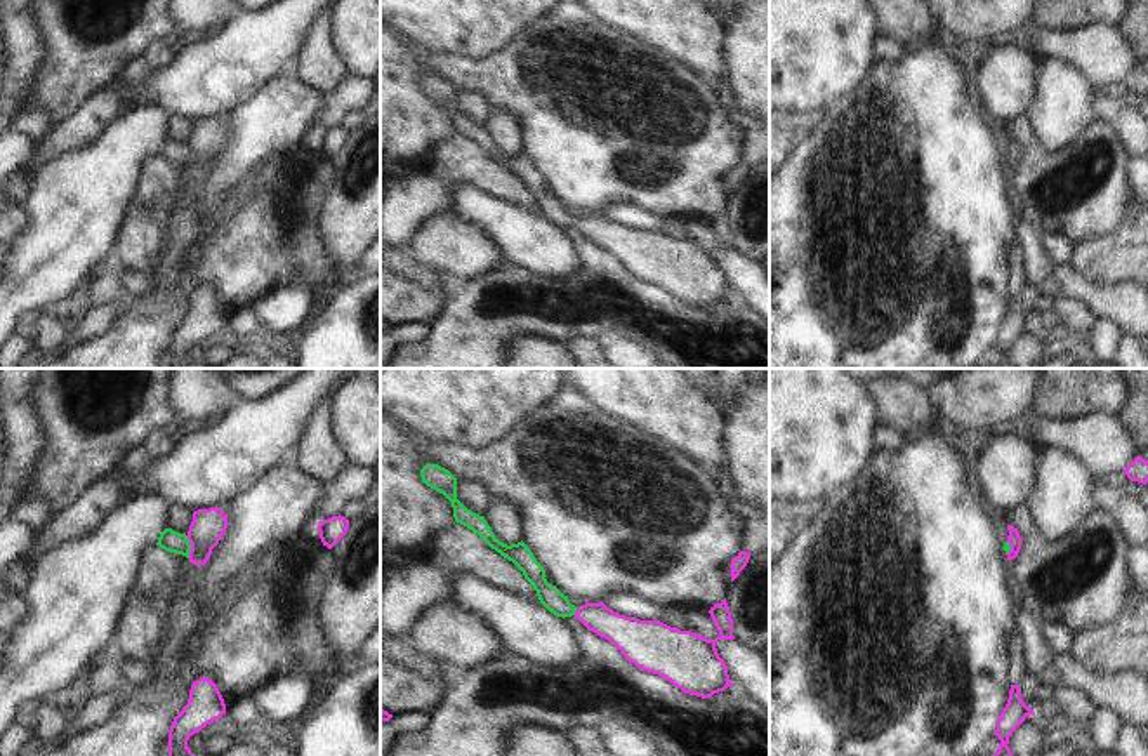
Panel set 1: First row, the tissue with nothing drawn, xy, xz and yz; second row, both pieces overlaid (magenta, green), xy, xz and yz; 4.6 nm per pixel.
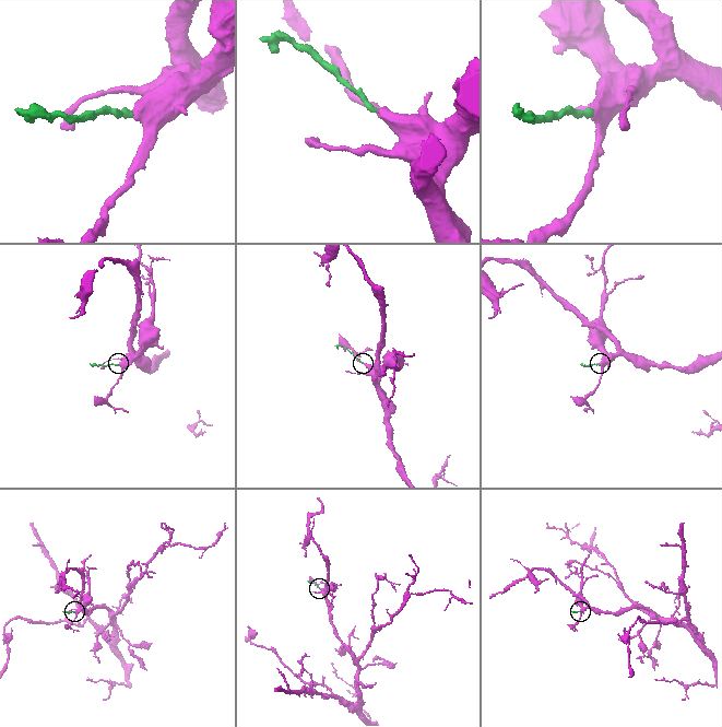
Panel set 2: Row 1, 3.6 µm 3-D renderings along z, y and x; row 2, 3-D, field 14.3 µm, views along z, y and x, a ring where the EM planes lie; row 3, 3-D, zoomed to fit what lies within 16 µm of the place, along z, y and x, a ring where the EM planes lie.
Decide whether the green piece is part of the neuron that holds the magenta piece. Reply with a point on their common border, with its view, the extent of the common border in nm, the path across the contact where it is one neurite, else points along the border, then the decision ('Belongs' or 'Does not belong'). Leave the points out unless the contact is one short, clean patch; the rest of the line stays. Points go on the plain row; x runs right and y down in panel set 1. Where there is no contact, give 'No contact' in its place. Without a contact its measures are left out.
Touches magenta at xy (191, 157). Shared border 110 nm. Path across: xy (209, 136), (191, 157), (169, 150). Belongs

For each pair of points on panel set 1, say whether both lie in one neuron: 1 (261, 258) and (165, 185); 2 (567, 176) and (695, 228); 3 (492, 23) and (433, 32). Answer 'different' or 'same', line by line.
1: different
2: different
3: same

